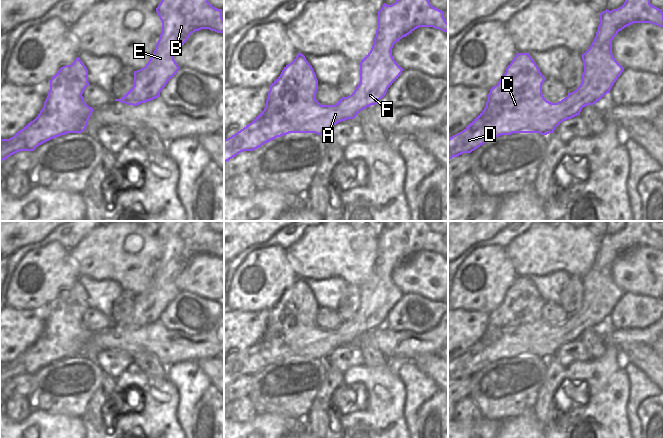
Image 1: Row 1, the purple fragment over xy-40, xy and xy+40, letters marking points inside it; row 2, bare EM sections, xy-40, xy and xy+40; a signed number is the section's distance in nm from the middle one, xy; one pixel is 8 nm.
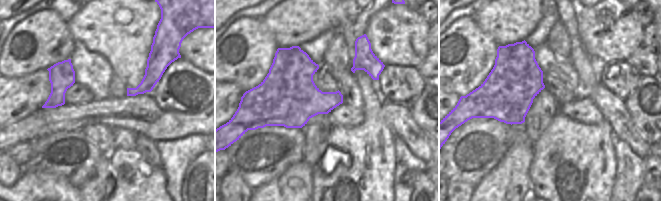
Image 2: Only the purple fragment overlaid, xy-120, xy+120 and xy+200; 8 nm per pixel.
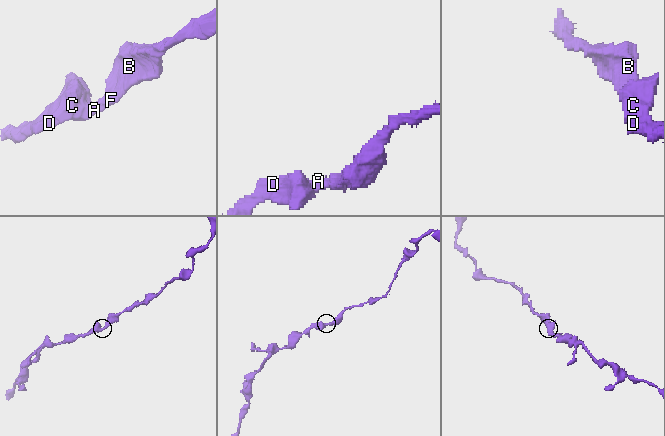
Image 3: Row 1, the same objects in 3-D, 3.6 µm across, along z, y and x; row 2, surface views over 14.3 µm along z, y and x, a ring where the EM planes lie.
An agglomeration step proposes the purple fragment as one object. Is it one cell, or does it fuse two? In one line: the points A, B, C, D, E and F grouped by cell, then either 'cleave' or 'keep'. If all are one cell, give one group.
A B C D E F; keep

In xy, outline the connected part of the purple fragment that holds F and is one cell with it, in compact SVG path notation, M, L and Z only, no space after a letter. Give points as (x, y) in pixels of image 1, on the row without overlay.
M398 221L391 229L384 227L378 235L374 268L360 286L360 306L351 319L342 321L335 329L321 329L316 324L316 298L305 280L298 277L270 309L264 334L243 353L224 364L224 387L243 375L253 375L289 357L326 359L337 347L354 343L363 333L376 329L404 294L392 280L394 268L419 251L433 251L445 257L448 255L444 235L433 231L428 221Z

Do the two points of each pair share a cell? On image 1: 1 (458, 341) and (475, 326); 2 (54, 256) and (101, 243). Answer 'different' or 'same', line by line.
1: same
2: different

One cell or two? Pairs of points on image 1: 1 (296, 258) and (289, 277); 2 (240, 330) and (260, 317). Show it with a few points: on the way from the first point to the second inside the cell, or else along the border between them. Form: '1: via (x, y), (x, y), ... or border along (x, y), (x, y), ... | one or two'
1: border along (285, 249), (287, 259), (298, 276) | two
2: via (245, 327), (255, 321) | one

